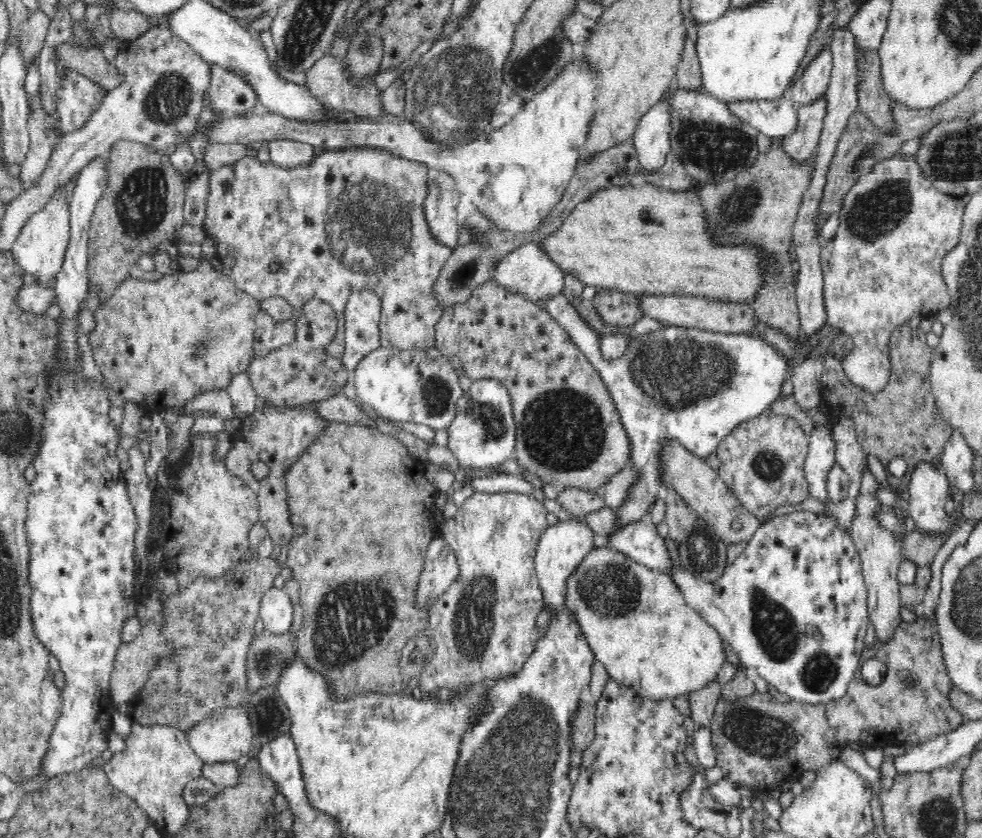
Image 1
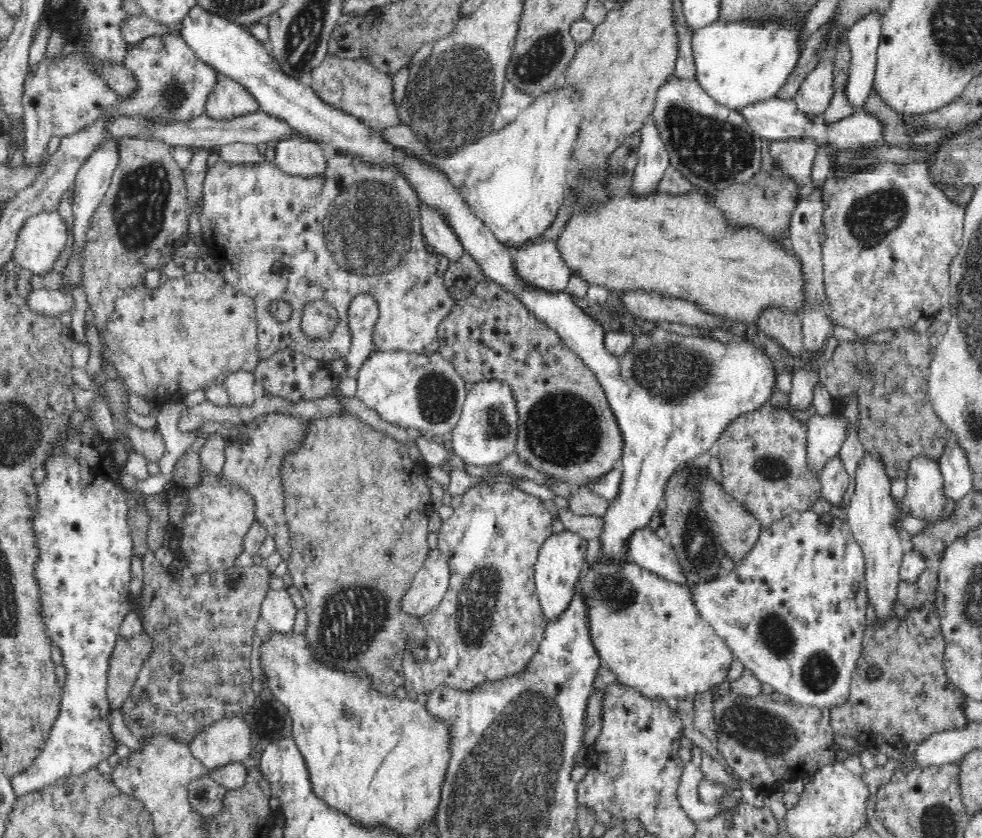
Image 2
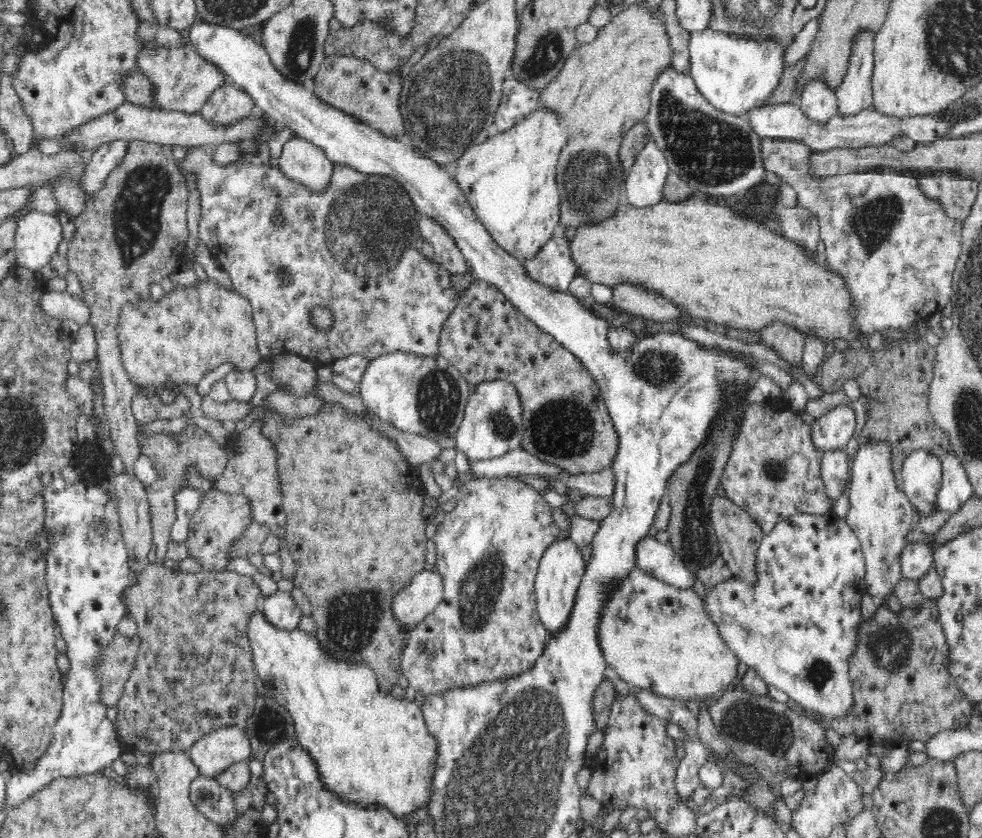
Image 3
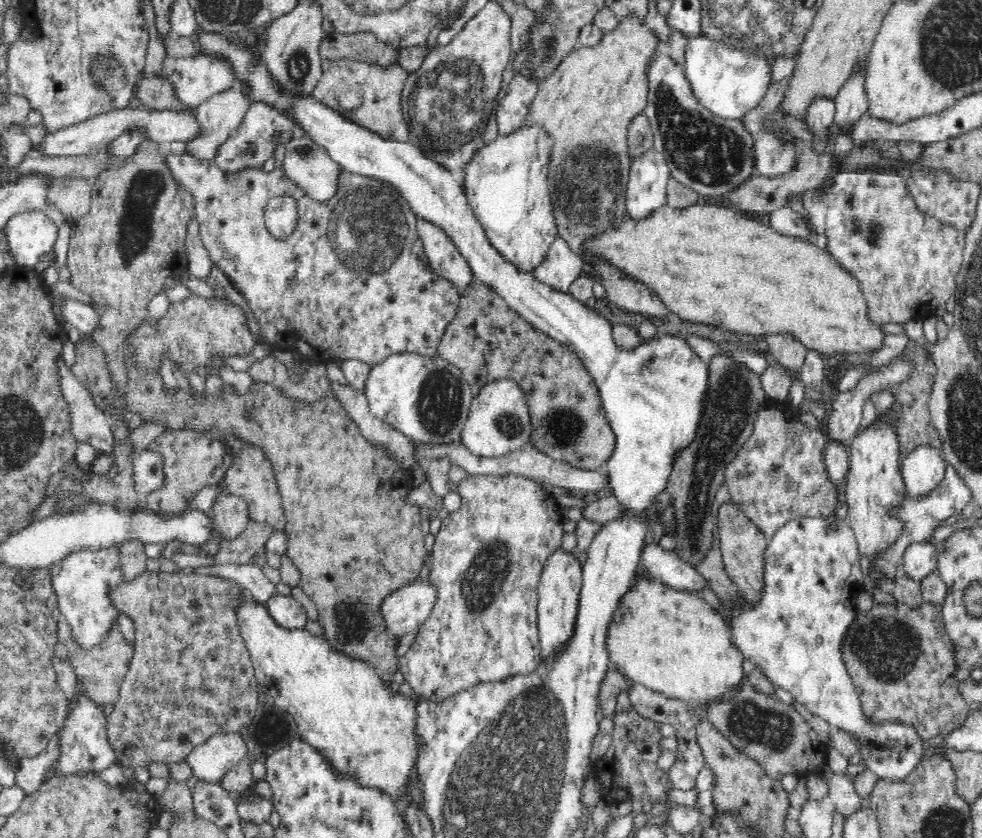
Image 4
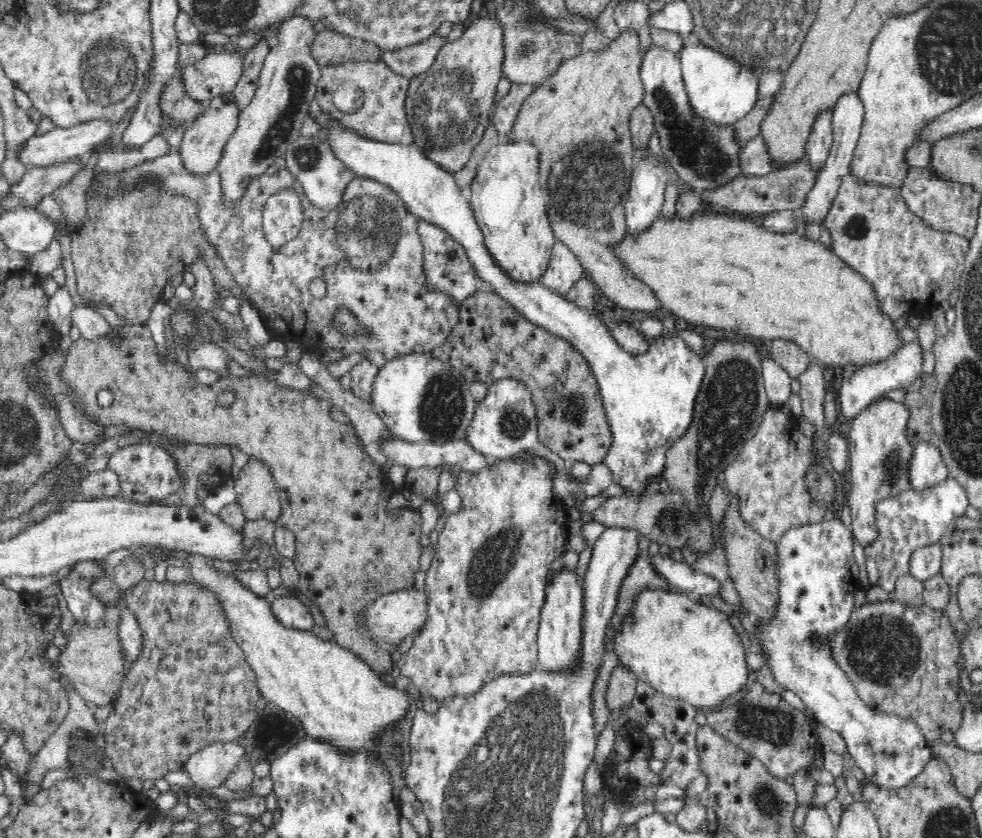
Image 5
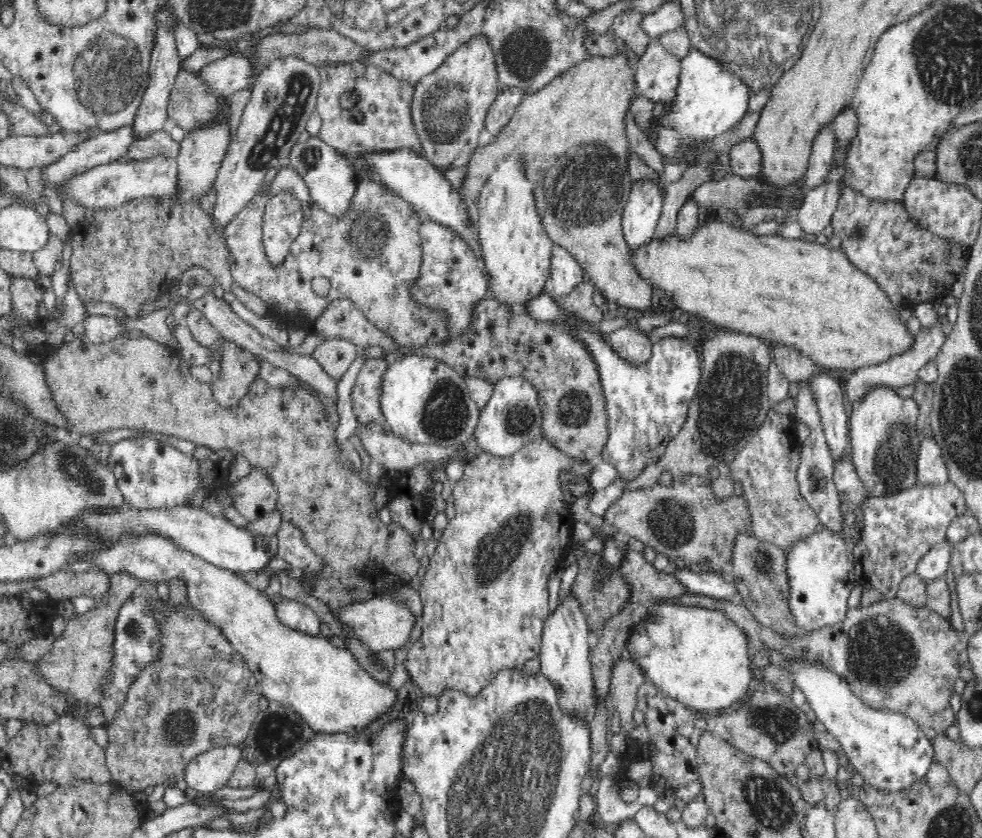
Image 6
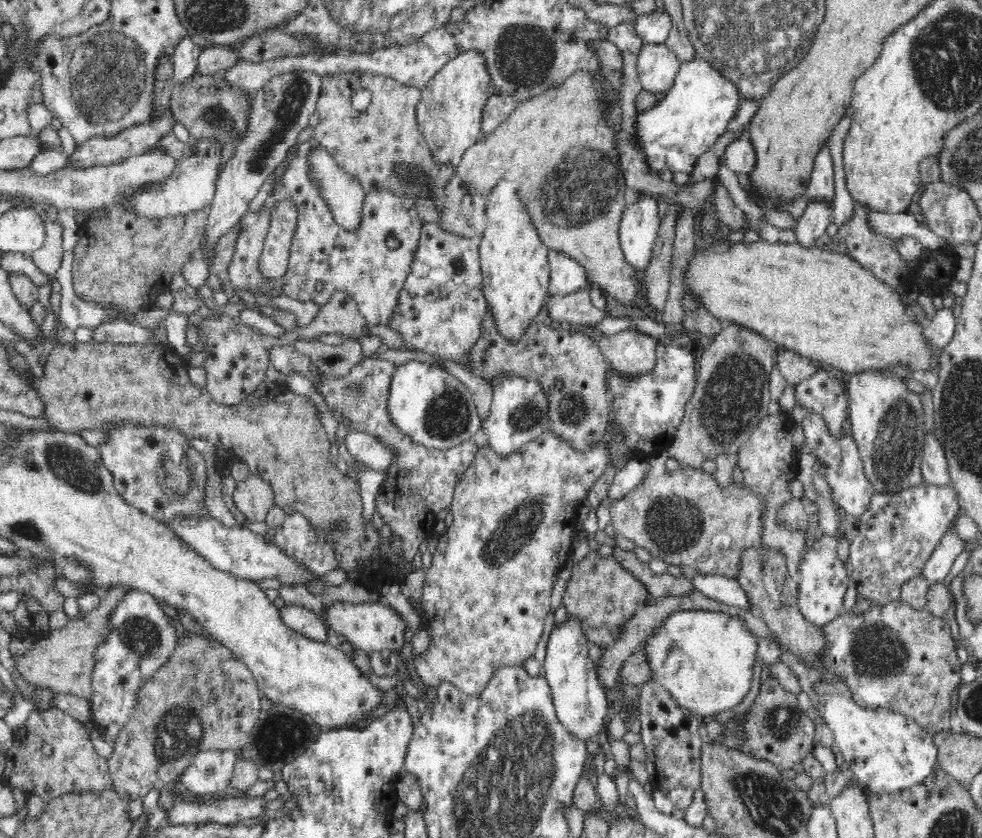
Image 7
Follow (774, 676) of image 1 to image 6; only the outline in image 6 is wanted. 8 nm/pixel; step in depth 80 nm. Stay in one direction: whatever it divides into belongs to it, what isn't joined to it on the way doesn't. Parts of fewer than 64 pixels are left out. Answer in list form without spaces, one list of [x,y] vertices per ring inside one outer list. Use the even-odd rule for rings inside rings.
[[[828,529],[800,539],[788,550],[785,564],[789,581],[788,608],[799,628],[816,630],[844,620],[848,594],[856,585],[856,567],[850,552],[846,552],[846,544],[840,534]],[[790,660],[788,677],[793,684],[808,698],[808,702],[816,712],[817,720],[826,727],[831,737],[837,739],[841,744],[841,751],[844,753],[849,769],[864,779],[864,783],[879,791],[886,791],[889,794],[907,789],[916,784],[930,770],[935,760],[934,741],[920,728],[920,725],[913,718],[905,714],[888,710],[874,710],[866,706],[853,692],[844,678],[840,677],[830,669],[824,668],[818,662],[807,664]]]

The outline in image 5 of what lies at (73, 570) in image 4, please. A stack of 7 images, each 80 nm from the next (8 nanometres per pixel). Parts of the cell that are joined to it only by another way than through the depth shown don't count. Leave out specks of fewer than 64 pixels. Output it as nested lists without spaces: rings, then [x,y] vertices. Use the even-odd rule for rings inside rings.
[[[78,562],[70,576],[59,580],[66,606],[80,624],[98,624],[106,612],[106,604],[90,592],[90,580],[104,572],[106,568],[98,568],[94,562]]]

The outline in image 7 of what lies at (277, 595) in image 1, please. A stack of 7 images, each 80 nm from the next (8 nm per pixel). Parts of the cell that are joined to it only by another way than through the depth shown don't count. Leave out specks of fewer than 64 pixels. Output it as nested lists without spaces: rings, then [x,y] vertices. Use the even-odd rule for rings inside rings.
[[[281,605],[279,613],[289,629],[311,638],[314,642],[328,642],[328,628],[314,612],[298,605]]]

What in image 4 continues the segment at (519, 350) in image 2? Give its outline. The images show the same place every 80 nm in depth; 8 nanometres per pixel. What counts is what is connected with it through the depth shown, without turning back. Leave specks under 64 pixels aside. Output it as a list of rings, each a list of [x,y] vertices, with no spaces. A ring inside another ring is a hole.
[[[475,279],[474,284],[461,296],[457,313],[452,322],[449,323],[448,328],[446,328],[444,336],[442,336],[442,342],[440,342],[438,346],[437,354],[440,358],[448,361],[448,363],[452,363],[452,365],[458,367],[461,370],[464,380],[467,380],[470,384],[483,386],[500,379],[512,379],[516,381],[517,384],[520,385],[521,390],[524,391],[524,395],[526,395],[526,401],[528,401],[530,410],[529,416],[531,416],[532,428],[530,445],[538,452],[547,454],[554,460],[564,461],[568,465],[573,466],[573,468],[584,470],[603,469],[606,460],[612,456],[615,446],[614,431],[612,431],[612,427],[610,427],[606,413],[603,410],[603,402],[600,399],[597,384],[588,372],[588,369],[584,366],[581,358],[566,345],[548,337],[544,332],[541,332],[539,329],[531,326],[526,320],[523,320],[516,311],[512,311],[511,308],[508,307],[508,304],[493,289],[480,280]]]

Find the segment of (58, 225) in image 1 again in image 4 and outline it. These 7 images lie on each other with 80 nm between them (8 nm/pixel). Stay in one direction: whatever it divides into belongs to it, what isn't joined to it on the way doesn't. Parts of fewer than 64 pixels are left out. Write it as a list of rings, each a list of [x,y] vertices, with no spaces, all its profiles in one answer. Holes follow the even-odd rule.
[[[26,210],[14,214],[4,224],[2,233],[8,248],[16,256],[16,266],[32,268],[44,254],[53,250],[58,228],[44,210]]]

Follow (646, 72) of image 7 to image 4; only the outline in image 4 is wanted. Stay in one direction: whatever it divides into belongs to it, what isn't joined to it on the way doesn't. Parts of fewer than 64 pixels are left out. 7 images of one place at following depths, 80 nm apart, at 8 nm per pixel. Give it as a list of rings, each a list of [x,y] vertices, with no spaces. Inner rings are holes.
[[[665,49],[656,50],[651,58],[644,113],[653,130],[653,148],[665,158],[671,176],[698,192],[704,201],[713,201],[756,175],[752,163],[755,138],[744,129],[744,122],[720,118],[698,102],[683,66],[676,63]]]

